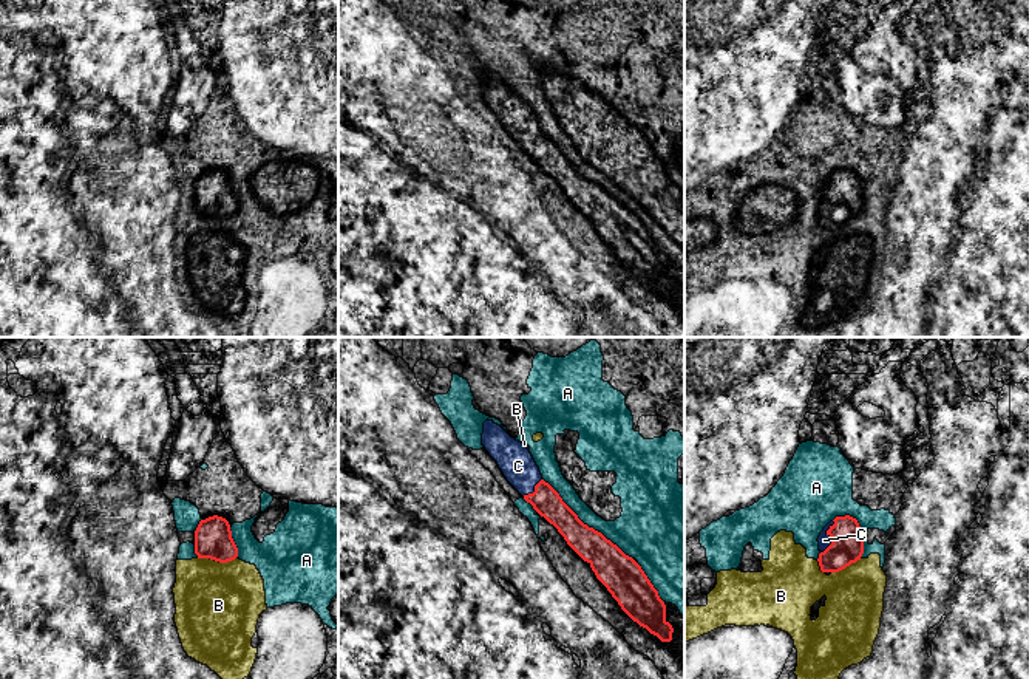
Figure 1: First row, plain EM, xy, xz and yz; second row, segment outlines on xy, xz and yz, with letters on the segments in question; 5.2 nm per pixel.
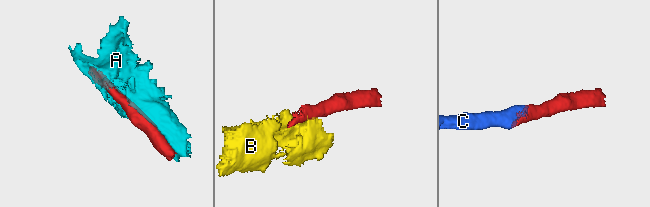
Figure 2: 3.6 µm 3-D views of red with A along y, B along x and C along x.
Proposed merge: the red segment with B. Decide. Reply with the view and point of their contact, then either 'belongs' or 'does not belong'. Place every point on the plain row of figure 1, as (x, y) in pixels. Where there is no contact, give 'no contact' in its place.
contact xy (217, 214); does not belong

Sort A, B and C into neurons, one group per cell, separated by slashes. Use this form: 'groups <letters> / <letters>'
groups A B / C

